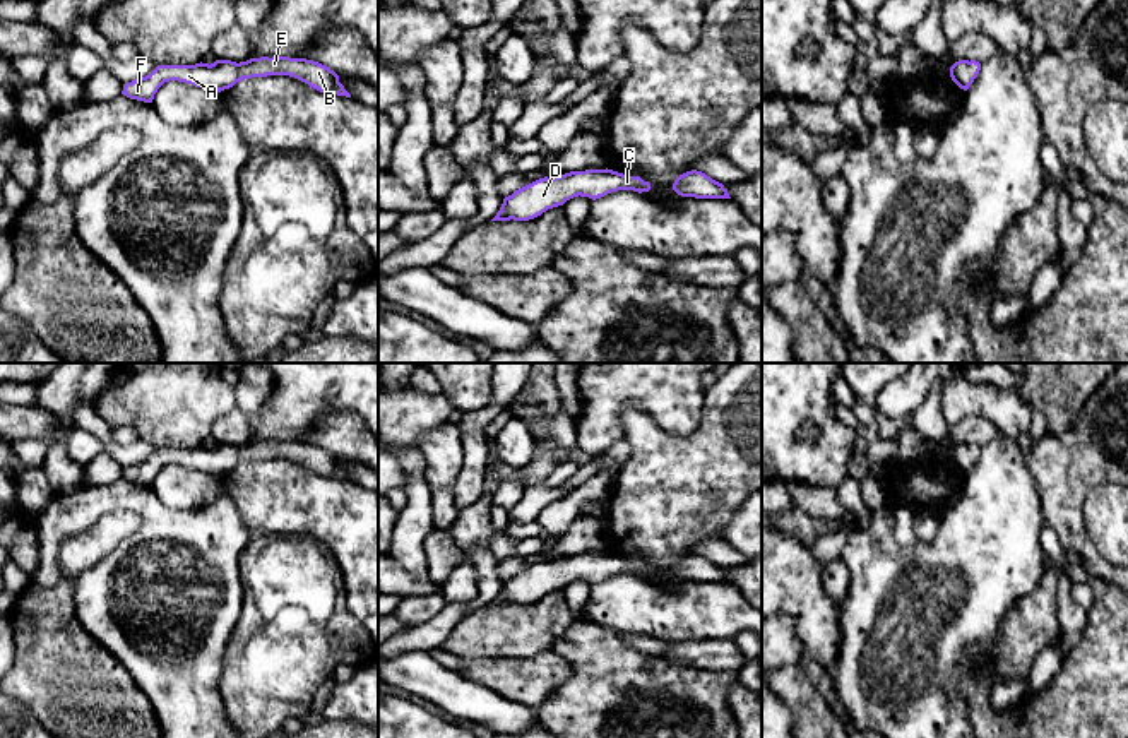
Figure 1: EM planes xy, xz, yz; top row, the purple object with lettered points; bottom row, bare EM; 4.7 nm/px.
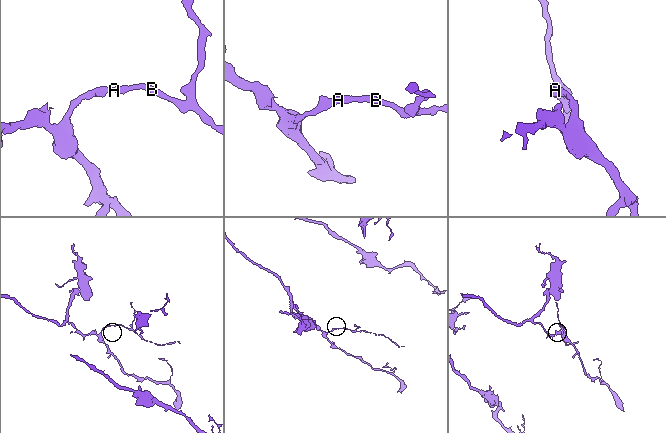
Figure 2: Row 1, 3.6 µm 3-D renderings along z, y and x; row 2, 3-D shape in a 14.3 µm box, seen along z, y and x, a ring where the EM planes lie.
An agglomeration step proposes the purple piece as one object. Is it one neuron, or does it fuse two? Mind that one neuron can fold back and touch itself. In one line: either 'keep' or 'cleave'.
keep

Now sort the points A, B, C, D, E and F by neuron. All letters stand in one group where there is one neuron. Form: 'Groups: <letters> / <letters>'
Groups: A B C D E F

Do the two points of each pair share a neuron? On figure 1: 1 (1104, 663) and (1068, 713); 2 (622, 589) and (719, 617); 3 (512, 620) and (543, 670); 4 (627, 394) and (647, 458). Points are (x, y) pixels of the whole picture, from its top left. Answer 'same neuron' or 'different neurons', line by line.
1: same neuron
2: same neuron
3: different neurons
4: different neurons

